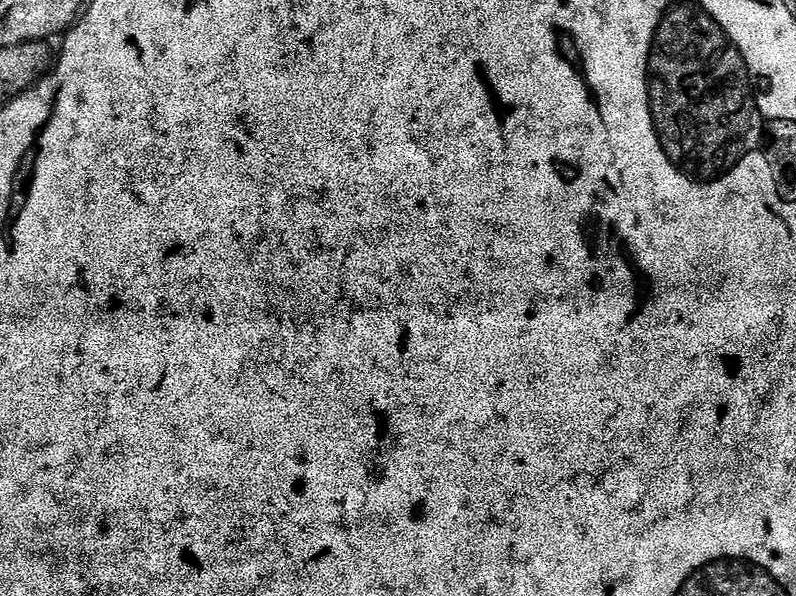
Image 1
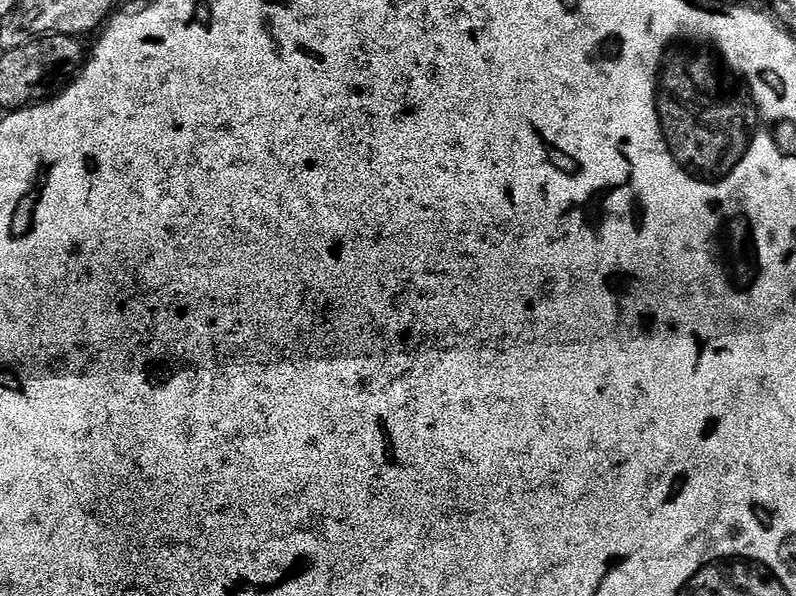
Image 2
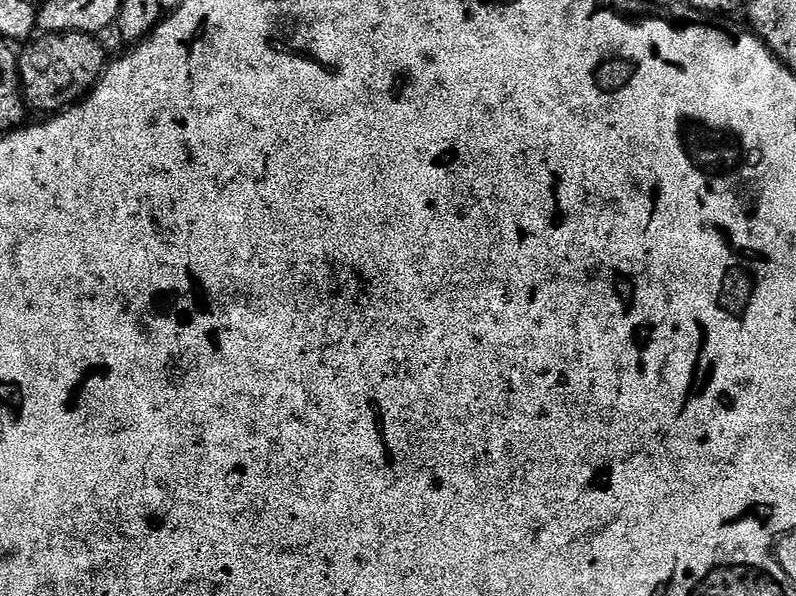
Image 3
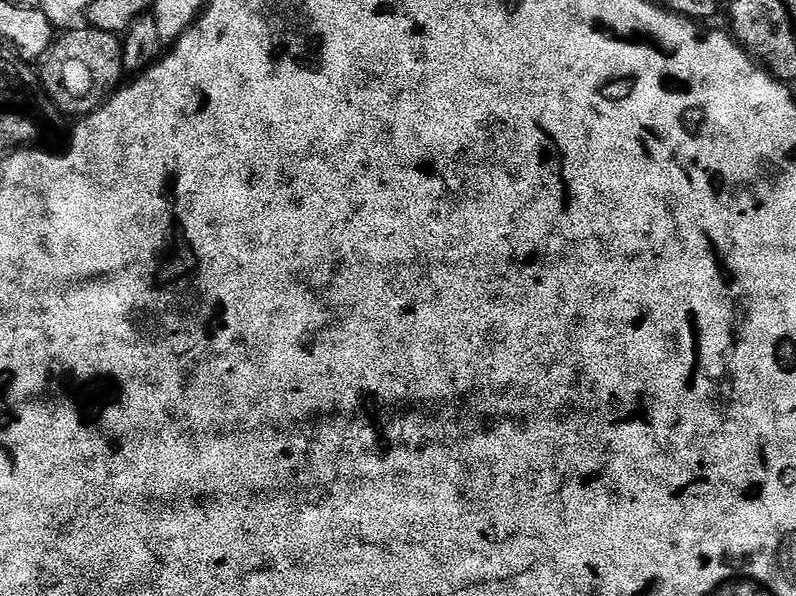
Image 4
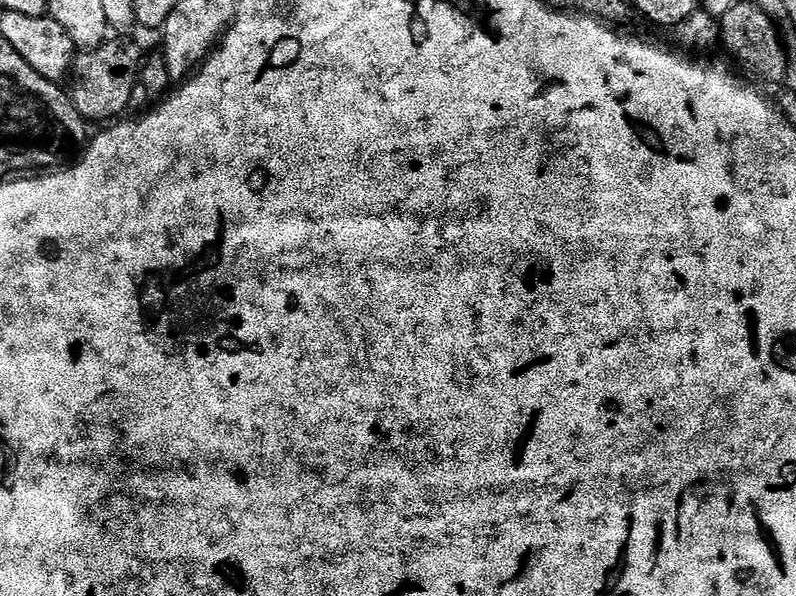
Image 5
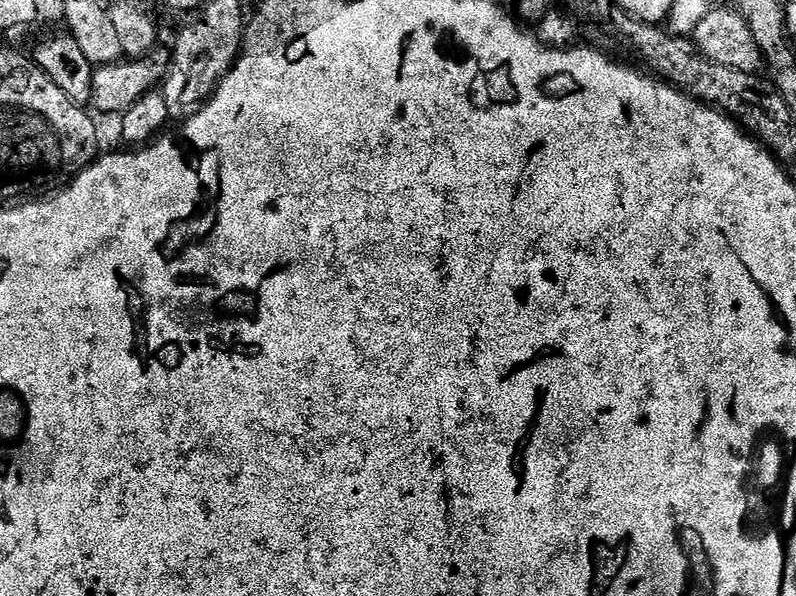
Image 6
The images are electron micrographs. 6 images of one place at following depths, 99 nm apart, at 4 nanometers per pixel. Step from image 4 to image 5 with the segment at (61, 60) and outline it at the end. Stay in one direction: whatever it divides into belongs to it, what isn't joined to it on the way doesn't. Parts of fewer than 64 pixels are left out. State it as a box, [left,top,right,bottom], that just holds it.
[70,38,141,122]

